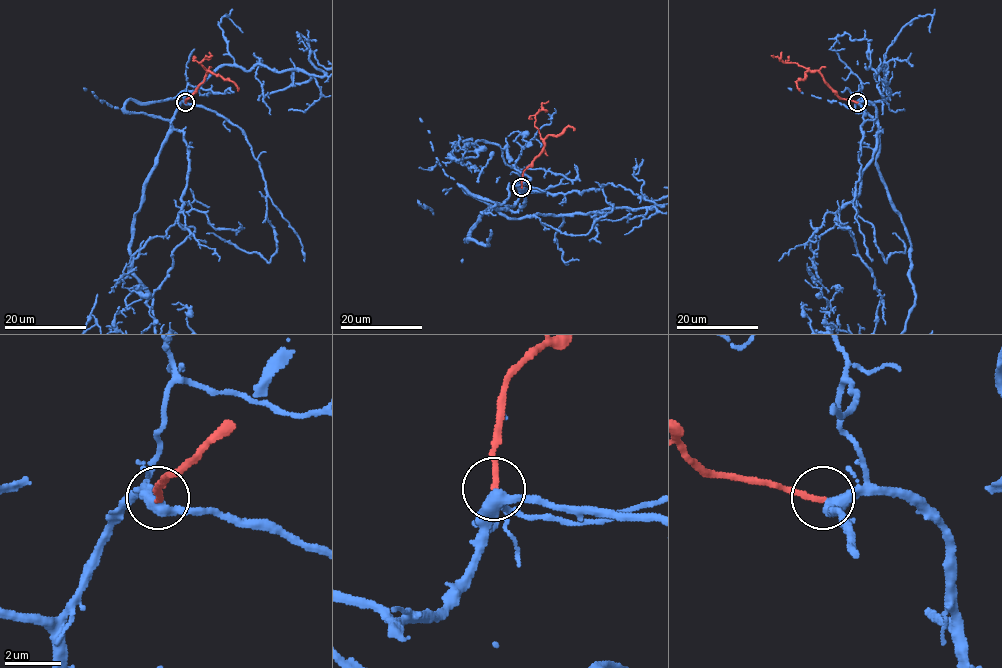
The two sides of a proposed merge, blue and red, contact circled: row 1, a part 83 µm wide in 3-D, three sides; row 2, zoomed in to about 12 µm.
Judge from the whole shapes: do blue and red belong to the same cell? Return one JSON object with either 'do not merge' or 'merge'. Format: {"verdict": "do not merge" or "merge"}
{"verdict": "merge"}

